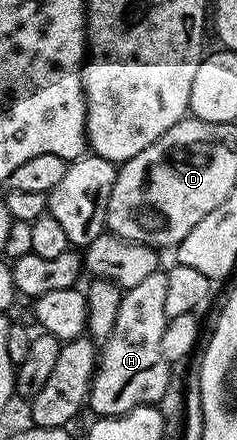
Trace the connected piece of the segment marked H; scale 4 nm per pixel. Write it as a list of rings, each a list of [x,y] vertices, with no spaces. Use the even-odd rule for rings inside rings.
[[[160,271],[153,275],[148,275],[146,279],[141,283],[137,283],[137,287],[126,290],[123,298],[121,299],[121,307],[117,307],[117,323],[113,323],[113,331],[109,335],[109,339],[102,342],[101,352],[97,357],[97,368],[95,370],[95,377],[91,381],[91,395],[89,398],[89,409],[90,412],[95,412],[96,418],[100,417],[120,417],[125,415],[129,411],[133,411],[137,407],[142,405],[155,405],[159,403],[159,400],[167,393],[167,388],[171,385],[171,369],[172,366],[162,357],[161,351],[161,337],[165,334],[166,325],[169,318],[165,315],[165,279],[167,278],[166,272]]]

